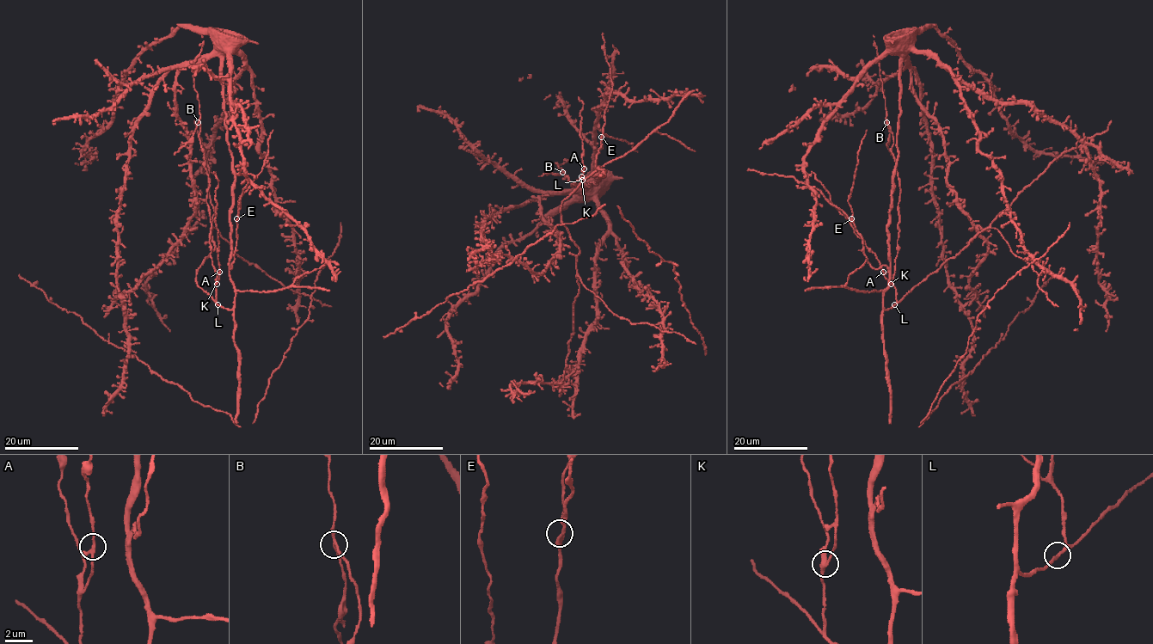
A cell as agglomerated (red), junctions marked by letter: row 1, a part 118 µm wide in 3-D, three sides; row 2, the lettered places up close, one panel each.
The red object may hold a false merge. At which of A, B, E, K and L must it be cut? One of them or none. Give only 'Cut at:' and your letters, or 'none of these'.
Cut at: B

